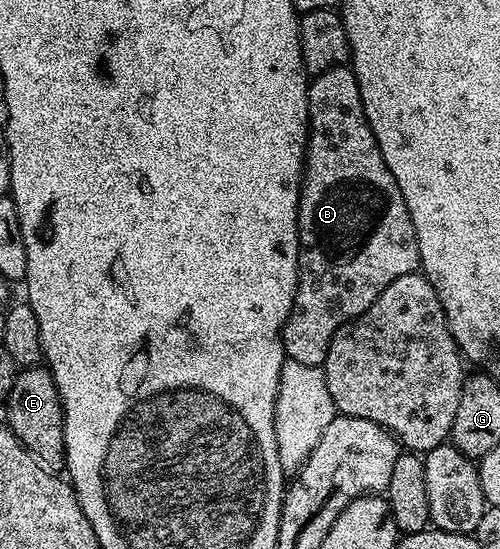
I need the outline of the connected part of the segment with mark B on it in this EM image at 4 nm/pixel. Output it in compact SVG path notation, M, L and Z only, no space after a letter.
M351 66L331 67L329 71L323 71L321 75L315 76L308 84L308 148L304 154L304 177L300 184L300 204L298 205L296 224L300 235L300 272L296 278L296 296L292 302L292 311L288 314L288 320L284 323L282 332L284 353L288 359L298 361L298 365L320 367L324 362L334 333L338 333L342 324L366 313L366 309L370 309L370 305L374 305L374 301L380 296L382 289L386 289L386 285L390 285L390 281L398 281L398 277L411 275L420 267L418 237L414 233L414 221L406 209L402 189L398 189L398 181L394 181L390 169L386 169L386 161L382 157L380 146L376 144L374 133L366 121L360 86Z

